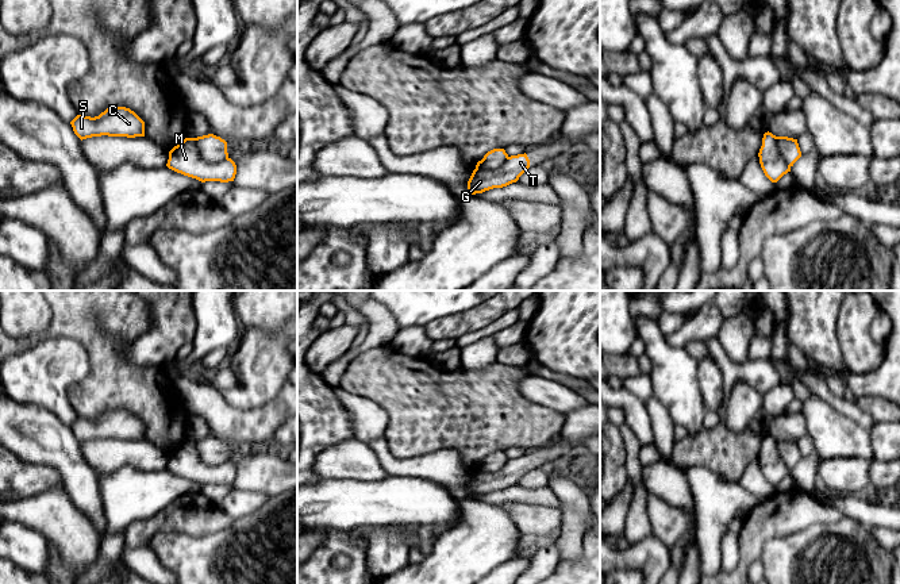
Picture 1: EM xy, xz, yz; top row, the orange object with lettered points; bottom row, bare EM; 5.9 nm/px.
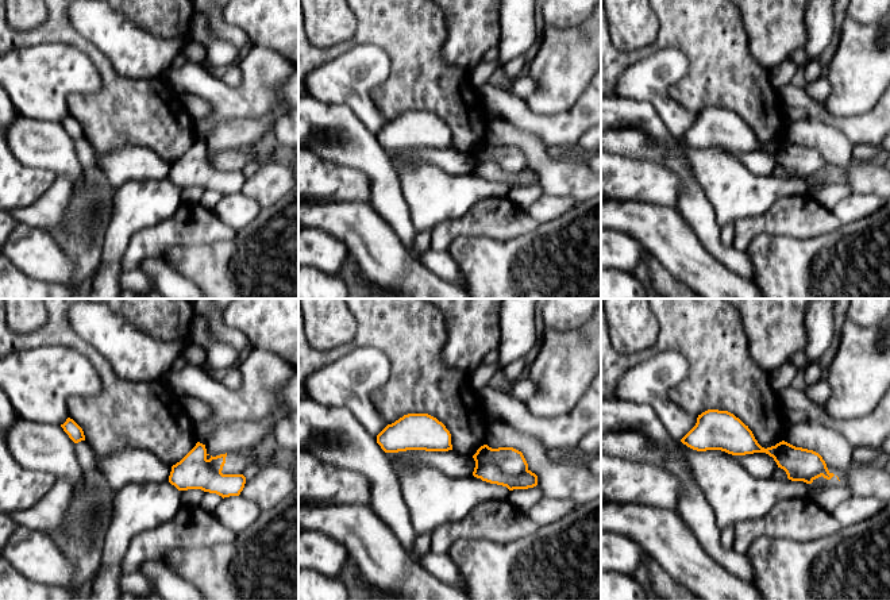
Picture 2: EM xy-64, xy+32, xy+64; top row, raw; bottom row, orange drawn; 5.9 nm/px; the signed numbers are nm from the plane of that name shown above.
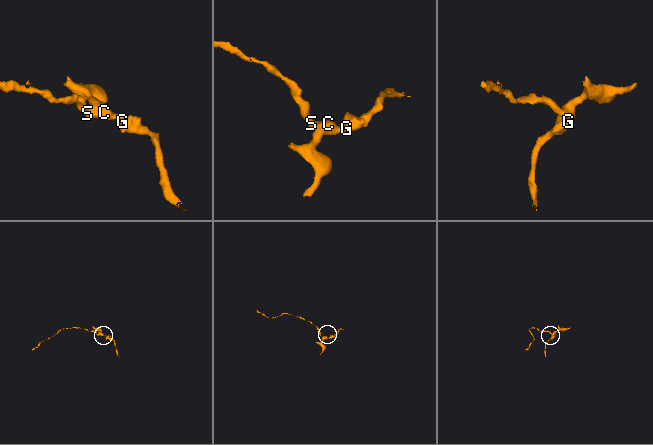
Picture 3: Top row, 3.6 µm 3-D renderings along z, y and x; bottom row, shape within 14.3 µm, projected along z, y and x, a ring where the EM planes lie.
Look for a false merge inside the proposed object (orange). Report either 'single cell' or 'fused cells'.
fused cells

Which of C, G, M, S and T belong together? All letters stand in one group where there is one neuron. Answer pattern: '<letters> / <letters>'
C G S T / M

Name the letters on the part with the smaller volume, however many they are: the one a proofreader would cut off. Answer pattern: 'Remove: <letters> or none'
Remove: M

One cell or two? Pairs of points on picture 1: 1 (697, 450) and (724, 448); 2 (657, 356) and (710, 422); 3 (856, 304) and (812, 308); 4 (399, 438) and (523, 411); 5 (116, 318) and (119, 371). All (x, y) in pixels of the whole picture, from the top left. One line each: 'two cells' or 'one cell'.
1: one cell
2: two cells
3: two cells
4: one cell
5: one cell

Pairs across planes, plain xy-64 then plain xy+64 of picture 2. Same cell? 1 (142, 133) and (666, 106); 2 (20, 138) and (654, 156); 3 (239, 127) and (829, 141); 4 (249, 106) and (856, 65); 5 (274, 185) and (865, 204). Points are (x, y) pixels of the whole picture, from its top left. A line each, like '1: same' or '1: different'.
1: different
2: different
3: different
4: same
5: different

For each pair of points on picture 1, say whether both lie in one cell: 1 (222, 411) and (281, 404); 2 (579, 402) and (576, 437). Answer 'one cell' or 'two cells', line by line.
1: one cell
2: two cells

